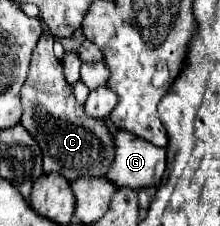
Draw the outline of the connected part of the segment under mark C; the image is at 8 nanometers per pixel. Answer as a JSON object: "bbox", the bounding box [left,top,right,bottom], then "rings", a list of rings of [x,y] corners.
{"bbox":[21,31,113,181],"rings":[[[43,31],[33,51],[29,77],[25,79],[21,89],[21,125],[39,143],[45,173],[57,171],[67,181],[73,181],[83,175],[103,177],[113,161],[113,135],[101,119],[87,117],[83,105],[75,101],[73,89],[67,85],[63,77],[61,61],[57,61],[53,55],[53,43],[53,35],[49,31]]]}

